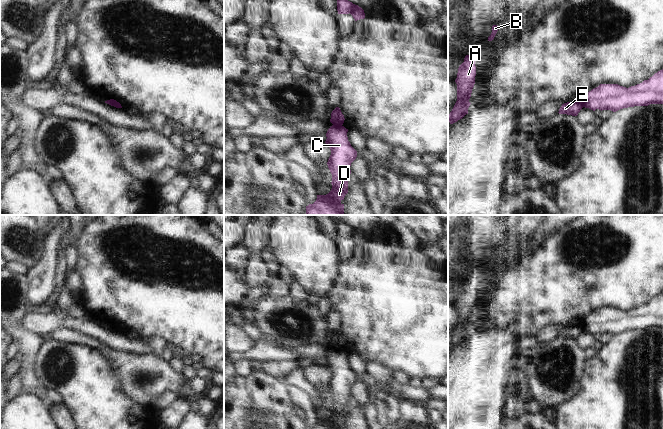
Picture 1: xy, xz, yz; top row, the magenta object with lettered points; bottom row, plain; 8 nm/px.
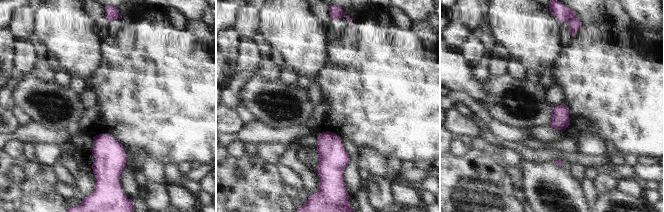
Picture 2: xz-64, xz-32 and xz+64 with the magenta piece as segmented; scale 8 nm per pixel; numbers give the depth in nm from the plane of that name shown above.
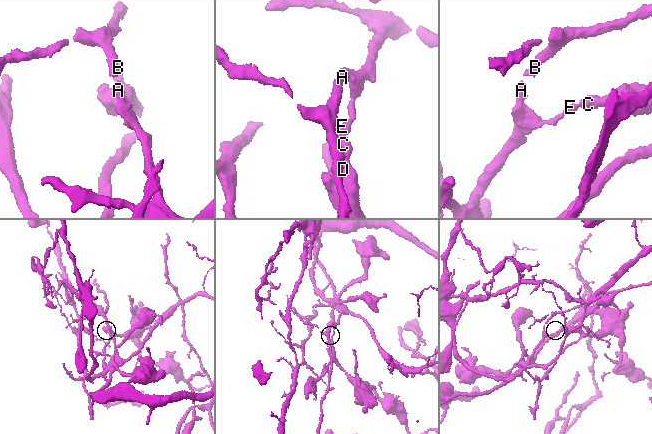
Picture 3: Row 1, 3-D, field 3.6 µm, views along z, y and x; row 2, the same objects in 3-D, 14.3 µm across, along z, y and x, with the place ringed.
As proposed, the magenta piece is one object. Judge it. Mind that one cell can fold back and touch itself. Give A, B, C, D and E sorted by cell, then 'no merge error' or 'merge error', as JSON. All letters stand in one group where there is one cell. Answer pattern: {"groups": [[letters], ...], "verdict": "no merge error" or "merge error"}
{"groups": [["A", "B", "E"], ["C", "D"]], "verdict": "merge error"}

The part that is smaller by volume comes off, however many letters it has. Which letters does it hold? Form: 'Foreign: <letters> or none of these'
Foreign: A, B, E

